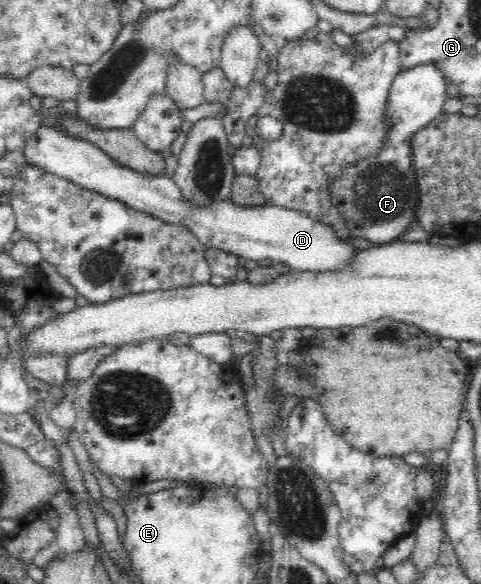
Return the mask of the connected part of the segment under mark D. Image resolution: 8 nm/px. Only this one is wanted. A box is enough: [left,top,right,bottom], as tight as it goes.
[23,123,359,272]

